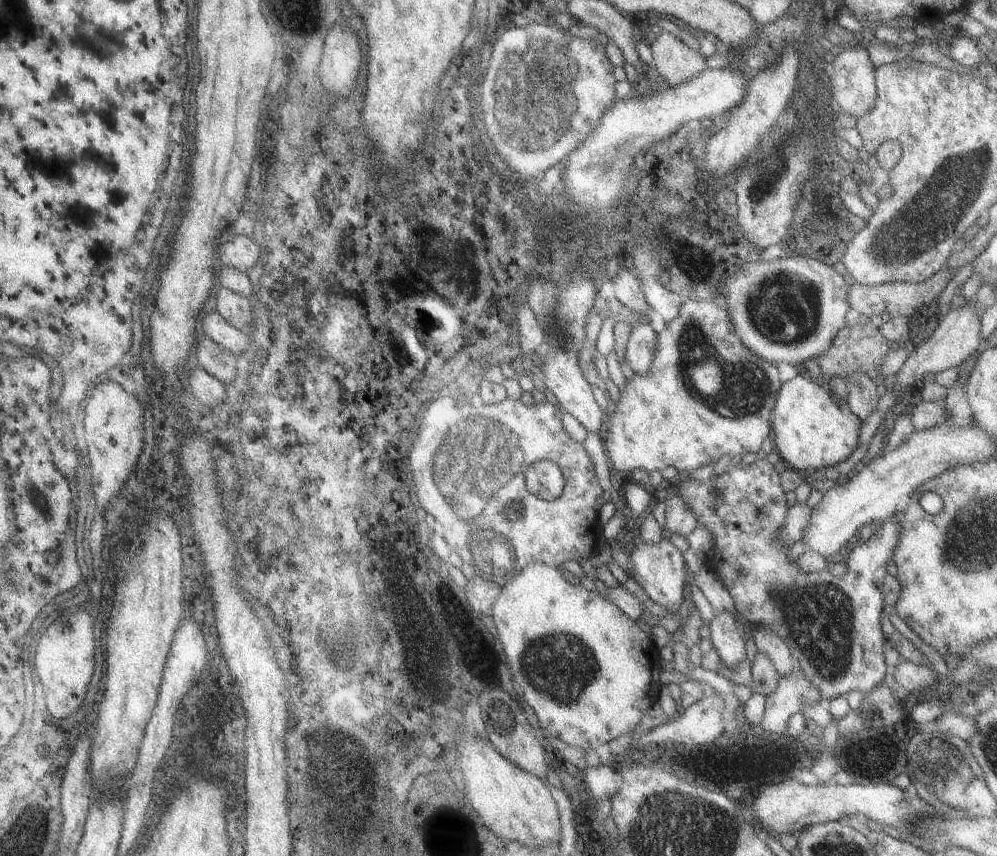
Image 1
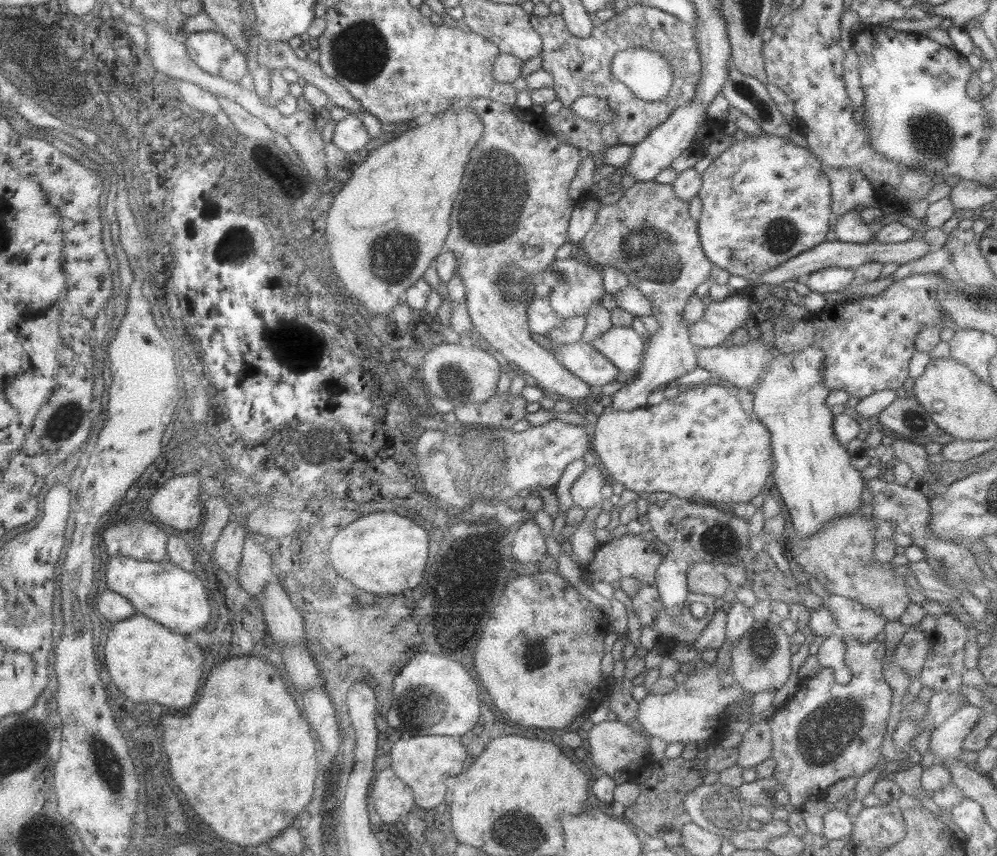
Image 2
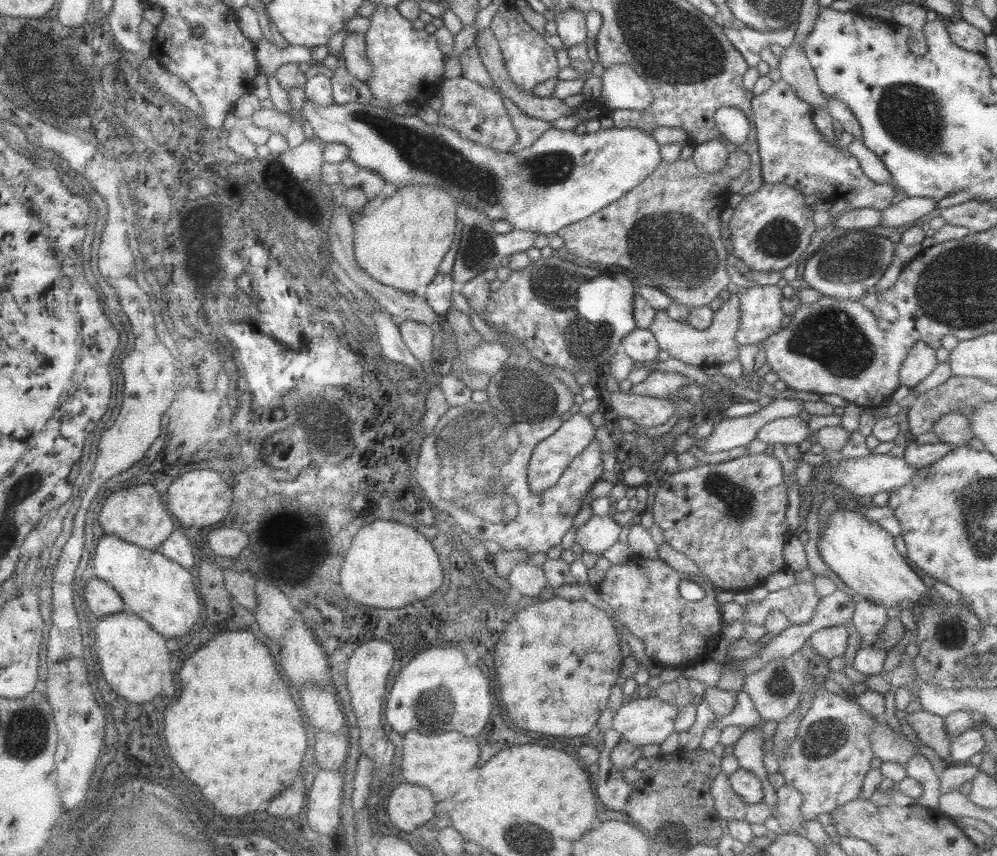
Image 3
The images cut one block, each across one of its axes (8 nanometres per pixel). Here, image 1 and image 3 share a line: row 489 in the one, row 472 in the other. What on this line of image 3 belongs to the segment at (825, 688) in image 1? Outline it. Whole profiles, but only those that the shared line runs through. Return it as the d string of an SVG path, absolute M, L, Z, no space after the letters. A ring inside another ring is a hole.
M763 453L740 456L716 465L702 463L696 468L662 475L650 509L666 543L696 564L700 572L716 584L717 589L734 591L746 586L758 587L770 574L786 570L783 552L793 536L785 520L788 503L782 465L776 458Z

